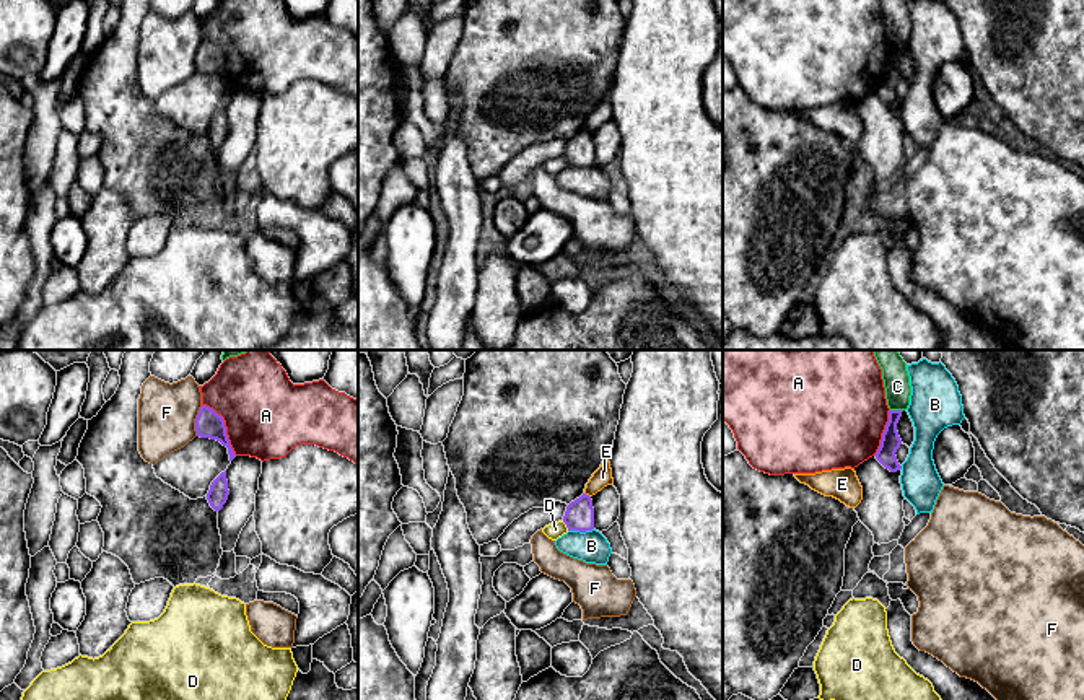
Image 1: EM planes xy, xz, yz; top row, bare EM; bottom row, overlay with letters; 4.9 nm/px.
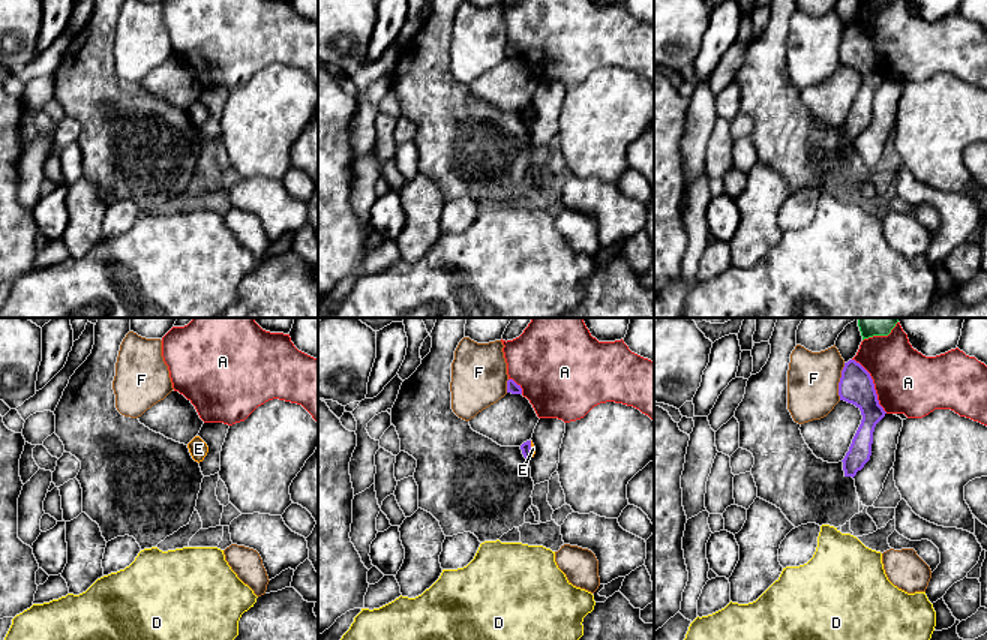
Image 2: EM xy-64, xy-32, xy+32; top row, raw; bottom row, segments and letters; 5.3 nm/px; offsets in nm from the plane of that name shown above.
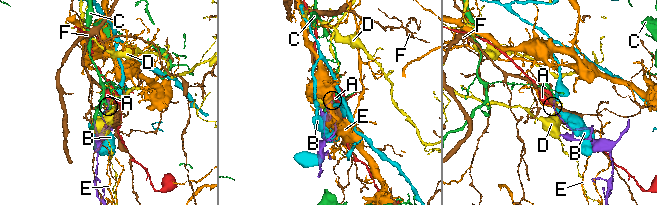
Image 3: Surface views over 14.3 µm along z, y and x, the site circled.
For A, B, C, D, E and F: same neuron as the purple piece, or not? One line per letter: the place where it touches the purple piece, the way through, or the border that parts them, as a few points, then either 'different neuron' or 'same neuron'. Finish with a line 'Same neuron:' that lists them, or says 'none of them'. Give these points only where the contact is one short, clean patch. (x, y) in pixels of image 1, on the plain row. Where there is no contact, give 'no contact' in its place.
A: meets purple in xy at (225, 62); border along xy (202, 39), (222, 52), (228, 78), (236, 90); different neuron
B: meets purple in xz at (580, 166); different neuron
C: meets purple in yz at (897, 46); border along yz (891, 44), (902, 46); different neuron
D: meets purple in xz at (567, 161); different neuron
E: meets purple in xz at (588, 131); border along xz (585, 127), (590, 132); different neuron
F: meets purple in xy at (196, 56); border along xy (202, 41), (196, 54), (196, 70); different neuron
Same neuron: none of them

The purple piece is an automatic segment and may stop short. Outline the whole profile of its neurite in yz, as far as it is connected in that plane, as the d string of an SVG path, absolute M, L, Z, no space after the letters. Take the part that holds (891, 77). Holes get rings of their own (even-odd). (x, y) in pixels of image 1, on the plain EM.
M889 46L889 57L882 68L881 81L876 88L876 94L890 107L897 107L902 104L895 91L897 85L902 80L902 75L897 67L897 59L902 52L902 47L903 46Z

